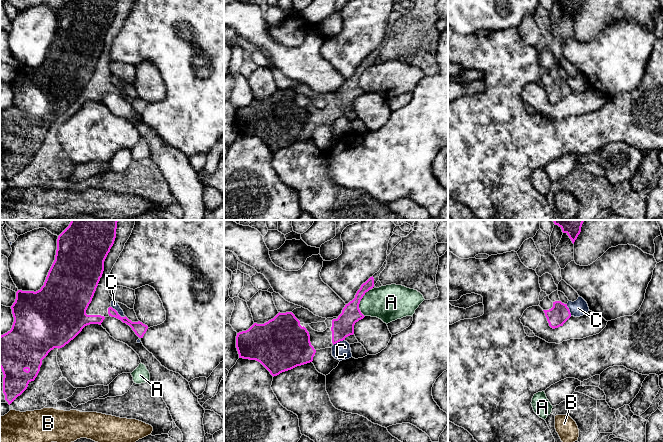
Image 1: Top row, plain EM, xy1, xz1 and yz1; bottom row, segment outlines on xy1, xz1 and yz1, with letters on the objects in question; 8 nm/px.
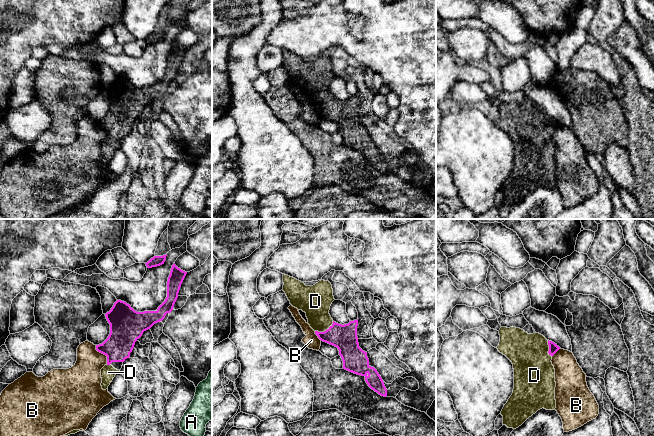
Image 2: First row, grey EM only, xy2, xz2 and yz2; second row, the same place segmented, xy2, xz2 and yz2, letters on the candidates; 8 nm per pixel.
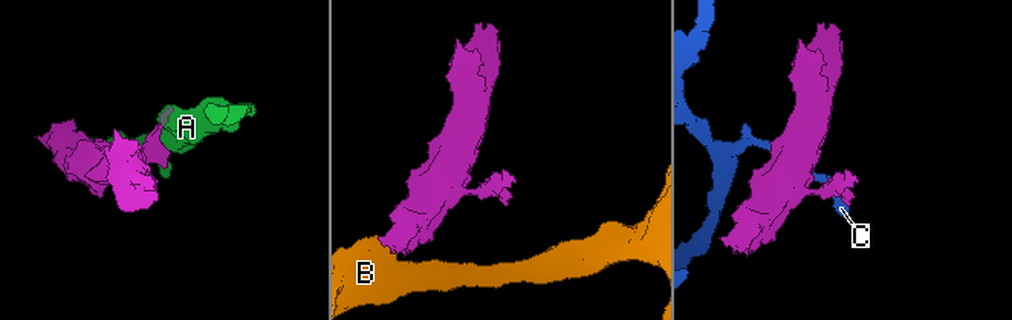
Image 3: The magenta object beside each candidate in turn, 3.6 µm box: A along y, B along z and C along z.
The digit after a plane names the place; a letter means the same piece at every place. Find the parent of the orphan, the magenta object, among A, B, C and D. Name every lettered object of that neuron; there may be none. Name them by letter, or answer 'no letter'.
D

